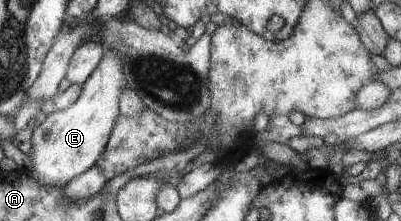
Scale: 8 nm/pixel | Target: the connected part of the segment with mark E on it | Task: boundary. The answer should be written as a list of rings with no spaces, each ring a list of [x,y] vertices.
[[[106,49],[106,55],[94,75],[83,83],[79,99],[65,110],[55,110],[33,130],[33,151],[28,156],[30,167],[26,172],[41,187],[66,187],[75,177],[94,168],[106,152],[115,121],[121,116],[121,96],[126,90],[126,75],[119,53]]]

